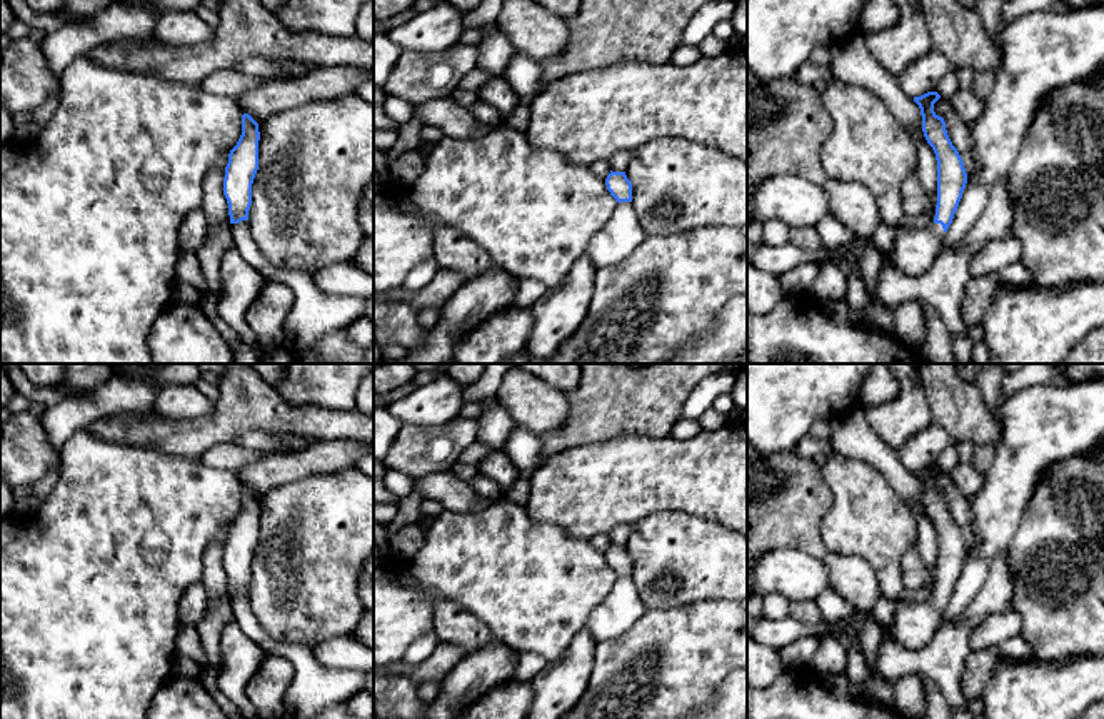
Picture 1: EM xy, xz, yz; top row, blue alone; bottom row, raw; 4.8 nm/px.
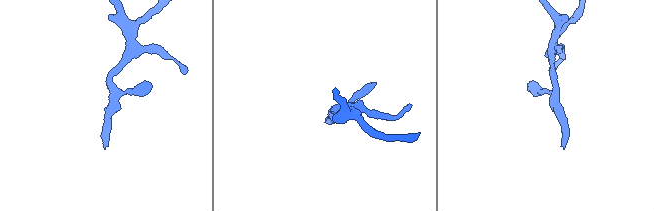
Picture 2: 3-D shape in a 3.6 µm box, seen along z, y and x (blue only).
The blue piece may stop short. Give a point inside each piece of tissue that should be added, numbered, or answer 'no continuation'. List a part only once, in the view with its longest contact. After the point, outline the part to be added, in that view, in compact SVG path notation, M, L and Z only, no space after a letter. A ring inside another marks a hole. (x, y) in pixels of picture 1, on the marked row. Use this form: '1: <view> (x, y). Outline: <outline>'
1: yz (914, 251). Outline: M941 224L926 229L896 227L891 265L909 277L924 275L942 252L944 237Z

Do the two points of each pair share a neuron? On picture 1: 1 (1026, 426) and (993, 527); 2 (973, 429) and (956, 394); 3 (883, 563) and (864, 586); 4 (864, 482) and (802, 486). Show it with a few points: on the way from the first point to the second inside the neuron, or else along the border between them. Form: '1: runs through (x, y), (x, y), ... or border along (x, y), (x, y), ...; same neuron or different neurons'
1: runs through (1026, 451), (1001, 502); same neuron
2: runs through (969, 421), (956, 402); same neuron
3: border along (839, 553), (861, 556), (873, 569), (881, 593); different neurons
4: border along (822, 466), (833, 506), (819, 522); different neurons

